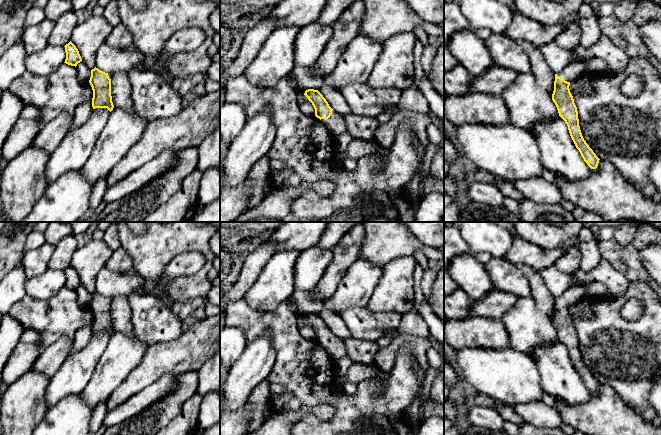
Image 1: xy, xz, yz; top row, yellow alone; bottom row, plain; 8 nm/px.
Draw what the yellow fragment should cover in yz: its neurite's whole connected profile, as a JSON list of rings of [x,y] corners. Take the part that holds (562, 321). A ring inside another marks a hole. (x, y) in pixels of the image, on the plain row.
[[[576,284],[568,288],[561,296],[555,298],[552,324],[557,331],[559,340],[567,348],[570,360],[582,382],[591,393],[596,393],[600,383],[582,360],[577,331],[569,313],[570,307],[580,302],[586,295],[586,288]]]

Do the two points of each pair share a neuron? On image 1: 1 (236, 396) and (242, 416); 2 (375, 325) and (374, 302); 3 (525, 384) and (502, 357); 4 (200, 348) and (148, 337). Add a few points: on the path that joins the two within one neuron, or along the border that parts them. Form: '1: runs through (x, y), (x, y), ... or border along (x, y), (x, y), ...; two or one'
1: border along (246, 403), (230, 410); two
2: border along (365, 306), (374, 311), (397, 312); two
3: runs through (518, 377), (505, 364); one
4: border along (183, 330), (173, 339), (149, 346); two

